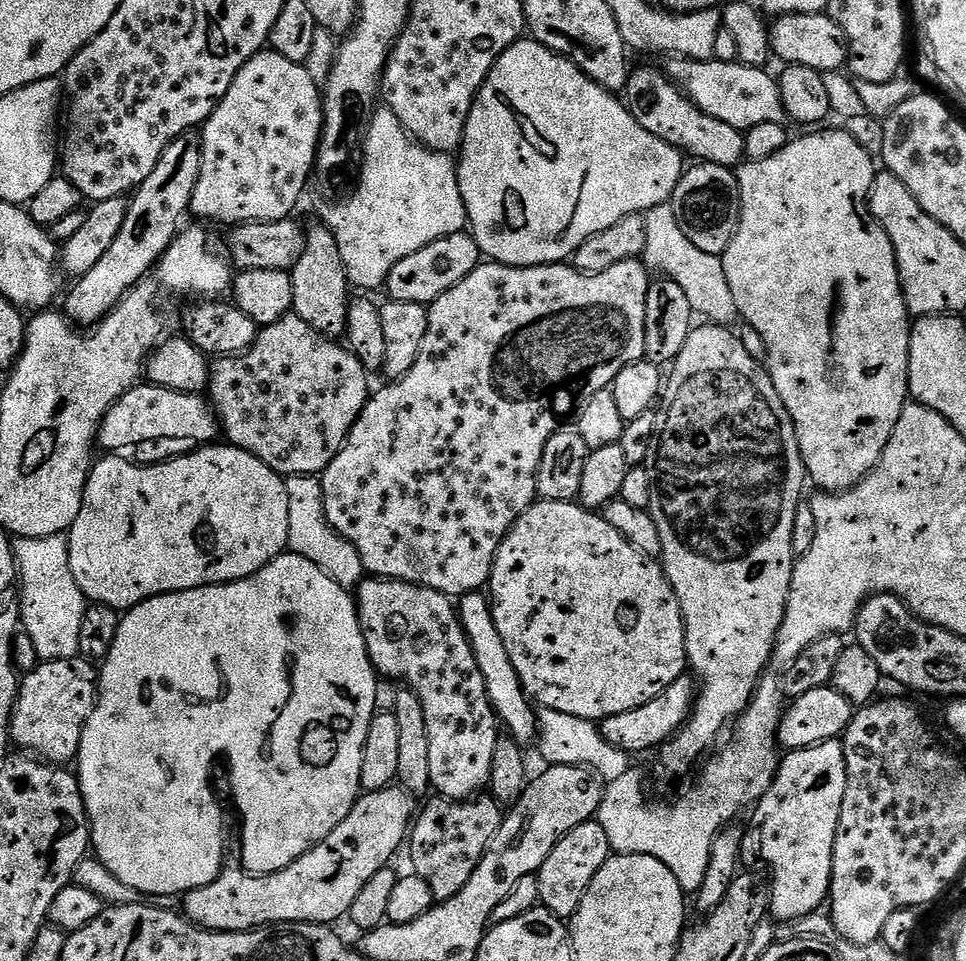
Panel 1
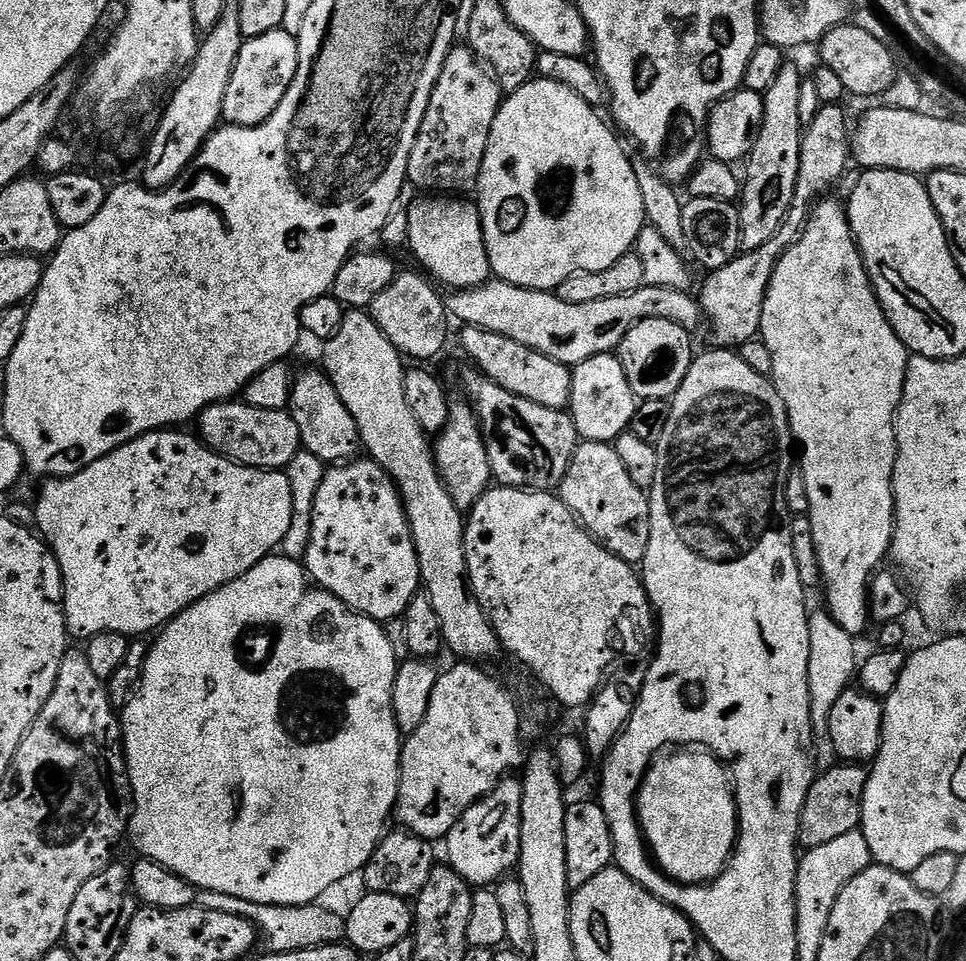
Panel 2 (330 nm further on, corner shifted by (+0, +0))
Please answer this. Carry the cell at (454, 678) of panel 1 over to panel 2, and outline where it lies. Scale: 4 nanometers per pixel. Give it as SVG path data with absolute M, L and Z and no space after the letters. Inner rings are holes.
M505 778L494 790L487 792L449 830L442 847L448 851L447 867L452 868L466 883L473 886L495 886L520 863L520 831L522 830L522 783L519 779Z

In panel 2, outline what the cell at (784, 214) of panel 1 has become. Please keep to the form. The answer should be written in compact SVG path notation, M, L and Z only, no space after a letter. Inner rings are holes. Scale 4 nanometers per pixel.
M824 198L817 203L808 218L803 234L784 251L782 258L774 266L770 286L766 290L766 302L762 306L762 326L759 339L764 341L766 350L770 350L770 358L774 358L774 370L771 381L788 411L788 425L792 431L792 439L798 449L798 471L806 478L806 498L808 499L807 518L812 527L812 541L818 558L820 578L824 596L828 599L826 611L832 620L856 638L867 624L870 624L868 606L868 590L874 573L889 555L892 547L892 535L896 533L896 503L892 479L894 478L894 462L896 461L896 411L902 398L904 379L908 373L908 348L898 338L898 334L890 326L886 314L880 305L876 291L872 289L872 279L864 268L864 259L860 257L860 248L852 237L852 227L848 221L848 209L843 203Z

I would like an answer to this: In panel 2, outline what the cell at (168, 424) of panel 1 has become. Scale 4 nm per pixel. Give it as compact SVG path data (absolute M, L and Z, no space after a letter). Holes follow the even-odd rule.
M225 402L201 412L199 424L198 436L203 443L218 455L248 468L284 470L302 452L298 422L287 410L258 410L243 402Z

